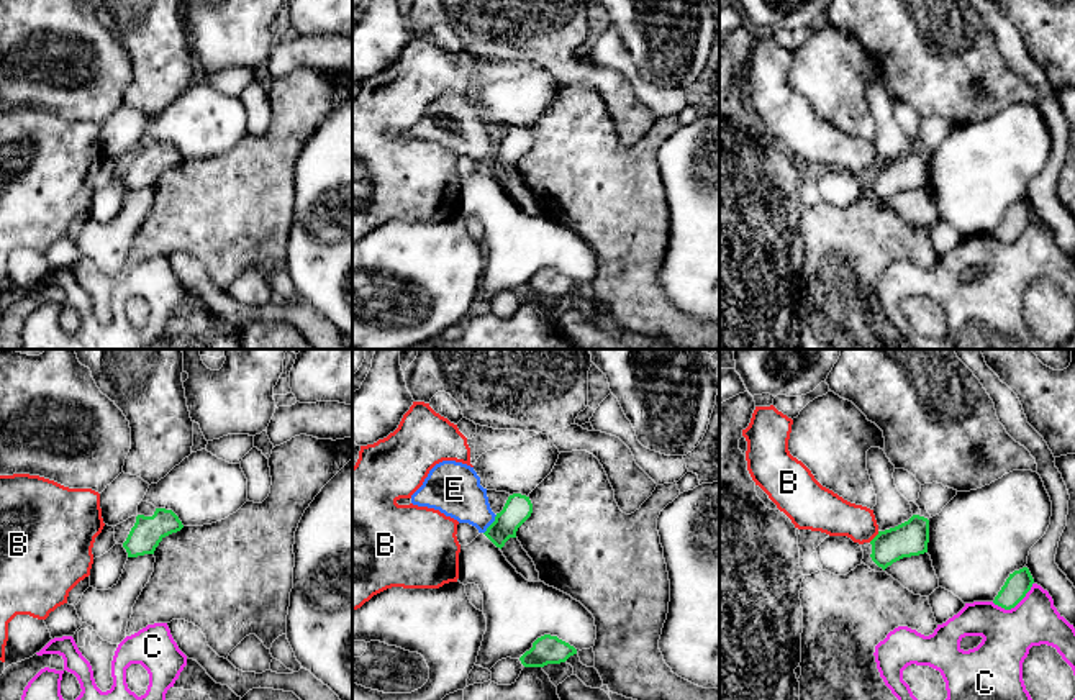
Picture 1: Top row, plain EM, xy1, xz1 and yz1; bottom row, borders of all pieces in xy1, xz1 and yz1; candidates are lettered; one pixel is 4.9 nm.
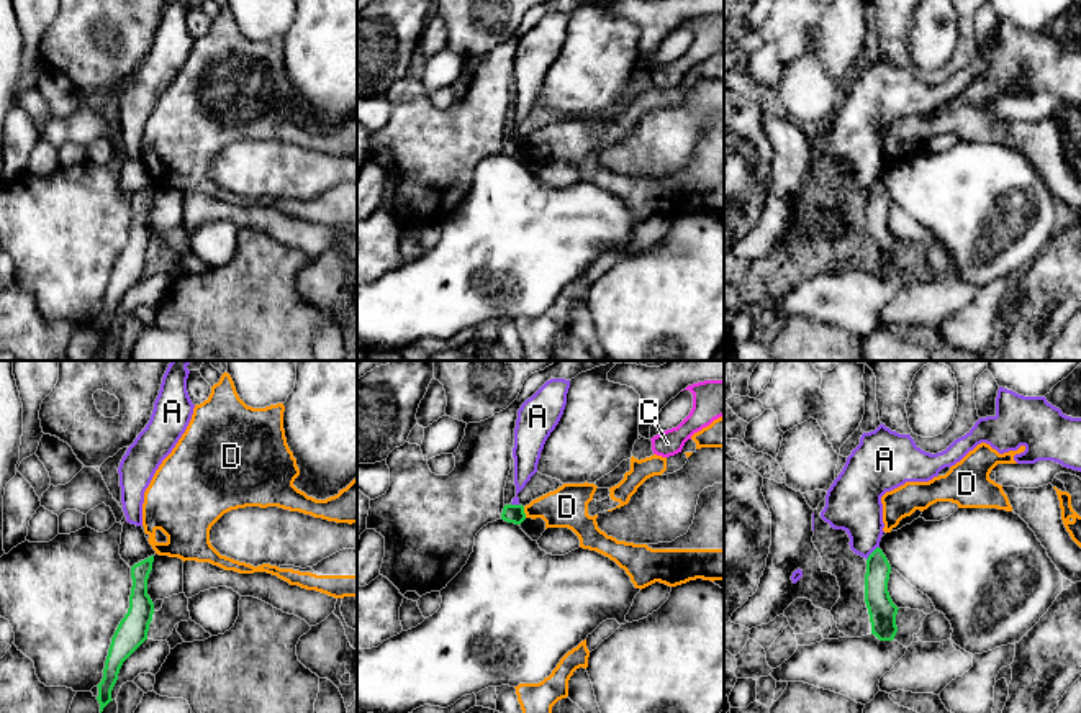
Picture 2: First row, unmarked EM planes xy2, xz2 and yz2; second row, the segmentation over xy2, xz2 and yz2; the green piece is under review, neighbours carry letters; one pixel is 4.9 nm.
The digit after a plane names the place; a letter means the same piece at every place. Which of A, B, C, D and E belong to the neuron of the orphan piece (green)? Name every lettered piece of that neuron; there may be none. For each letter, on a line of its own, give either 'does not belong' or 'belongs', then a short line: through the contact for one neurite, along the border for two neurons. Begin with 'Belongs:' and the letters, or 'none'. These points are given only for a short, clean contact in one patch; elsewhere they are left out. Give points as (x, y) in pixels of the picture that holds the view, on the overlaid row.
Belongs: E
A: does not belong; line yz2 (878, 546), (867, 559)
B: does not belong; line yz1 (879, 531), (869, 541)
C: does not belong; line yz1 (1033, 582), (1031, 589), (1010, 609), (1002, 609), (992, 602)
D: does not belong; line xz2 (523, 507), (526, 517)
E: belongs; line xz1 (518, 509), (502, 525), (490, 525), (454, 489)

